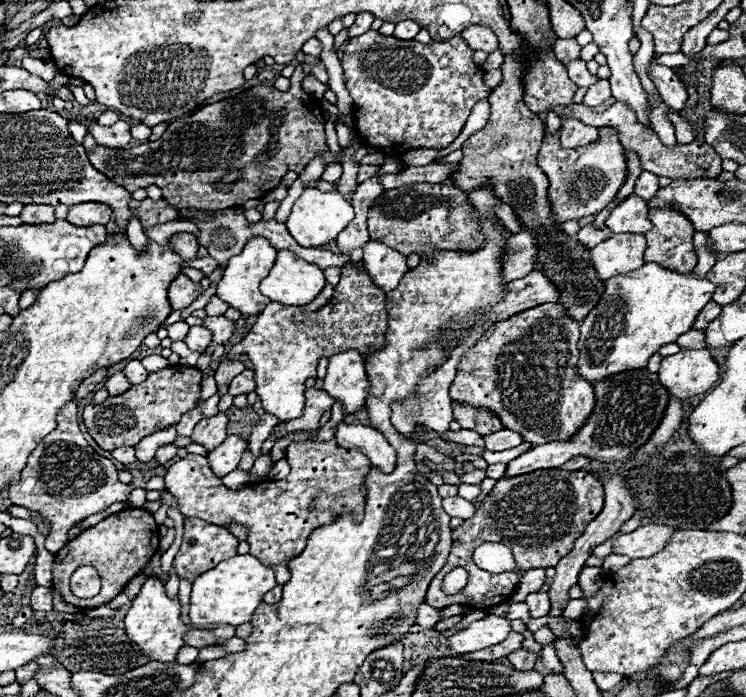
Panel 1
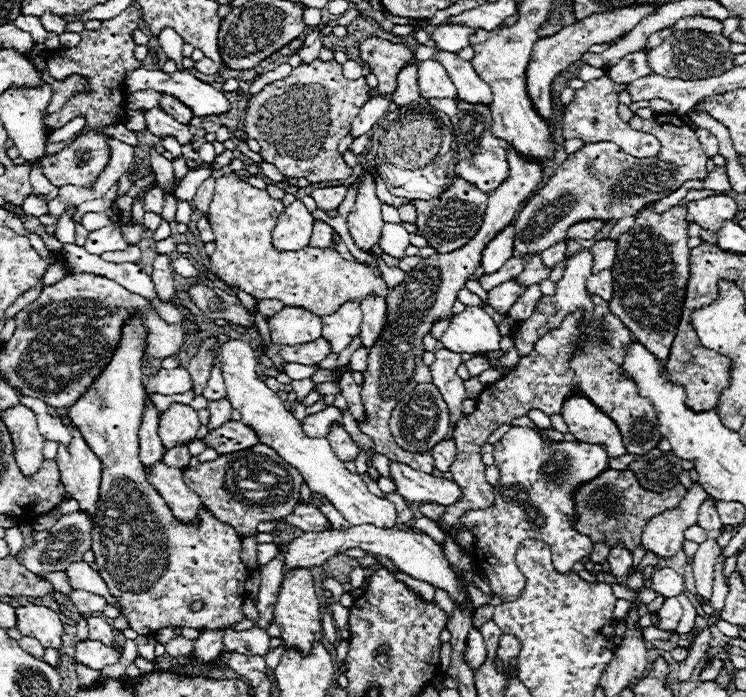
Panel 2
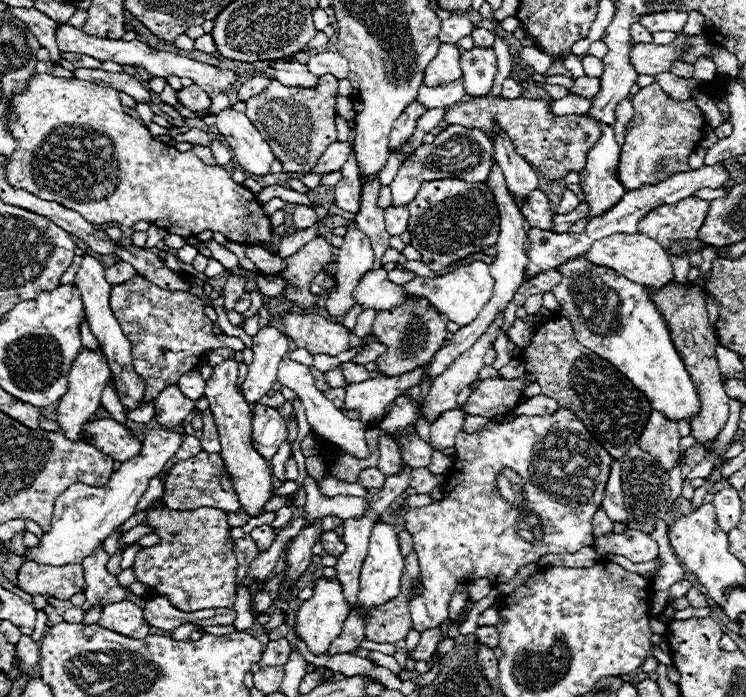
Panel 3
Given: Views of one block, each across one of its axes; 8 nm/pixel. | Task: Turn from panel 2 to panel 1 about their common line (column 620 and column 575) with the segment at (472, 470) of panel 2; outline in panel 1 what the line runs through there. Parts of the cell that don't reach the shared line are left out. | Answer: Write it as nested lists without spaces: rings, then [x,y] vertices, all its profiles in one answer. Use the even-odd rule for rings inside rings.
[[[540,304],[534,306],[532,310],[514,314],[504,322],[496,322],[492,326],[492,334],[490,330],[486,330],[484,336],[472,348],[468,348],[460,358],[456,378],[450,386],[450,396],[456,402],[494,410],[500,416],[504,428],[522,434],[524,442],[540,444],[540,442],[568,440],[590,418],[596,404],[594,386],[590,386],[584,378],[580,378],[576,370],[578,338],[580,338],[578,322],[566,316],[560,304]]]

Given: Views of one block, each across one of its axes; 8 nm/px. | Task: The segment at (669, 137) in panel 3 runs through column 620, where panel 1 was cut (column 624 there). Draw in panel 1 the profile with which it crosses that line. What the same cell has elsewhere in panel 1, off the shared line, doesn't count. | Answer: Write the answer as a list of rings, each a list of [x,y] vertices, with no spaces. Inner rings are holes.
[[[610,126],[600,128],[600,138],[596,142],[576,150],[562,150],[558,134],[544,134],[538,152],[538,166],[550,180],[548,198],[552,204],[552,214],[560,224],[604,210],[604,206],[616,198],[616,190],[620,190],[628,174],[628,166],[624,166],[624,146],[620,144],[618,132]]]

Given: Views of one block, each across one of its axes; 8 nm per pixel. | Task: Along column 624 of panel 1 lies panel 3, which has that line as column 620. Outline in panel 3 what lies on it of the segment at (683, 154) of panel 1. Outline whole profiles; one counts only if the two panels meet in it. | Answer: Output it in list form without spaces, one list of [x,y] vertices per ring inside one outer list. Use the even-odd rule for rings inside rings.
[[[622,100],[618,104],[618,110],[616,110],[616,126],[614,126],[614,134],[616,134],[616,142],[620,146],[624,146],[624,132],[626,132],[626,126],[628,122],[632,120],[632,102],[630,100]]]

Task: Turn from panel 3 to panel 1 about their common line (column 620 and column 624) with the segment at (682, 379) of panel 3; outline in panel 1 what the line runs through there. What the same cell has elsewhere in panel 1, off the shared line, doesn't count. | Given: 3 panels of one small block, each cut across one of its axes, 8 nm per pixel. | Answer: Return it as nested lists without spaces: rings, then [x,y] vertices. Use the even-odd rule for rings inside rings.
[[[654,262],[644,264],[640,270],[614,276],[606,280],[606,290],[602,294],[602,300],[598,306],[584,318],[580,324],[580,342],[578,342],[578,374],[588,380],[590,384],[600,382],[604,378],[610,378],[614,374],[620,374],[622,370],[638,370],[646,368],[650,356],[654,356],[662,346],[674,344],[684,330],[692,330],[692,322],[696,320],[696,314],[712,300],[714,284],[706,278],[696,278],[690,274],[678,274],[672,270],[666,270]]]

